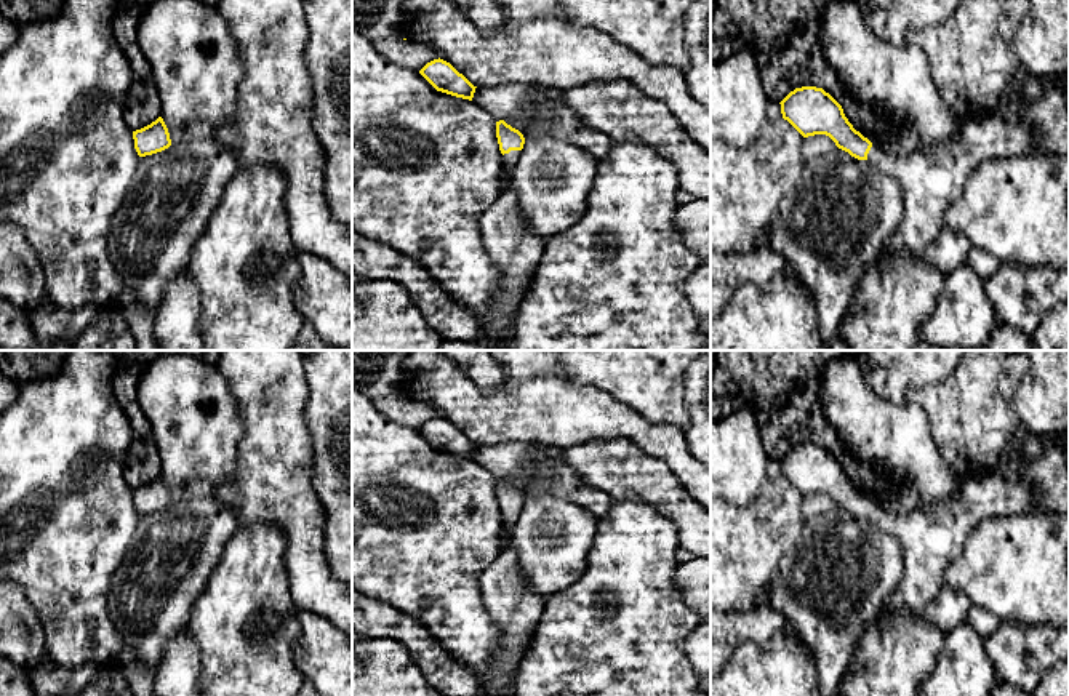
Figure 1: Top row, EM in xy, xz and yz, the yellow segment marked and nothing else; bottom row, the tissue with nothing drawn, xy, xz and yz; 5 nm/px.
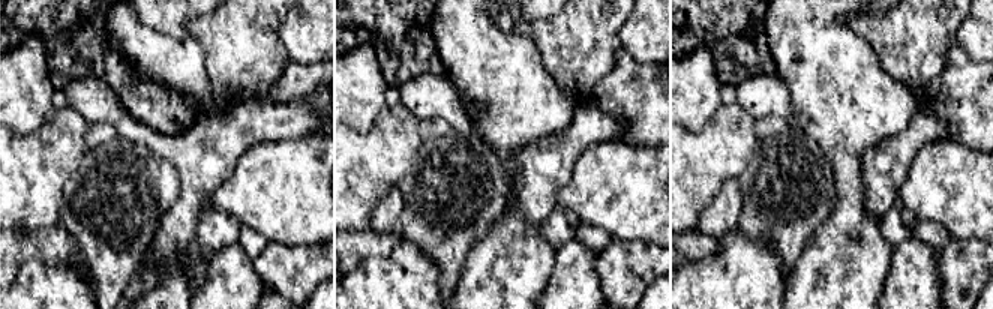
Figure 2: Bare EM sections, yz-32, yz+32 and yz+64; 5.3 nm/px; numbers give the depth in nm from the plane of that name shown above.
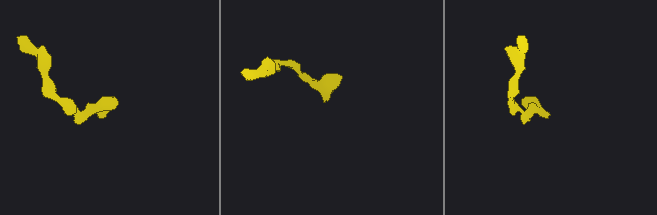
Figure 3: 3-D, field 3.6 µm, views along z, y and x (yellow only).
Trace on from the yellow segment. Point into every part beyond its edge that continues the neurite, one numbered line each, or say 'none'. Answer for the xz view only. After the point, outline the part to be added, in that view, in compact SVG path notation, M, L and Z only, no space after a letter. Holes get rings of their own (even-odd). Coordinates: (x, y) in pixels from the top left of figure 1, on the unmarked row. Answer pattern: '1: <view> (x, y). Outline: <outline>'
1: xz (514, 607). Outline: M522 509L502 514L507 544L480 576L482 602L501 637L488 667L502 674L518 669L525 650L533 640L546 597L536 594L518 566L514 549L514 530Z

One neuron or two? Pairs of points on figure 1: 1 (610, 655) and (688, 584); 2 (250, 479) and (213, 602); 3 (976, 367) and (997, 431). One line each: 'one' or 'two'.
1: two
2: two
3: one

